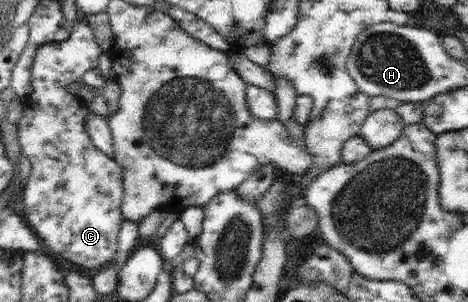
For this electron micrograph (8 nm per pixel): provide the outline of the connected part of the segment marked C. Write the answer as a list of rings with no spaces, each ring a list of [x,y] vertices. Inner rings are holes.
[[[75,20],[71,27],[69,42],[44,44],[35,54],[31,70],[32,91],[23,99],[23,114],[18,121],[19,147],[32,166],[31,176],[22,191],[25,221],[37,233],[37,237],[48,245],[54,255],[70,261],[72,265],[88,270],[101,270],[117,254],[117,241],[123,222],[121,212],[123,169],[120,164],[103,151],[96,149],[86,132],[88,105],[75,93],[74,81],[81,81],[84,73],[98,66],[102,51],[94,31],[84,21]]]

